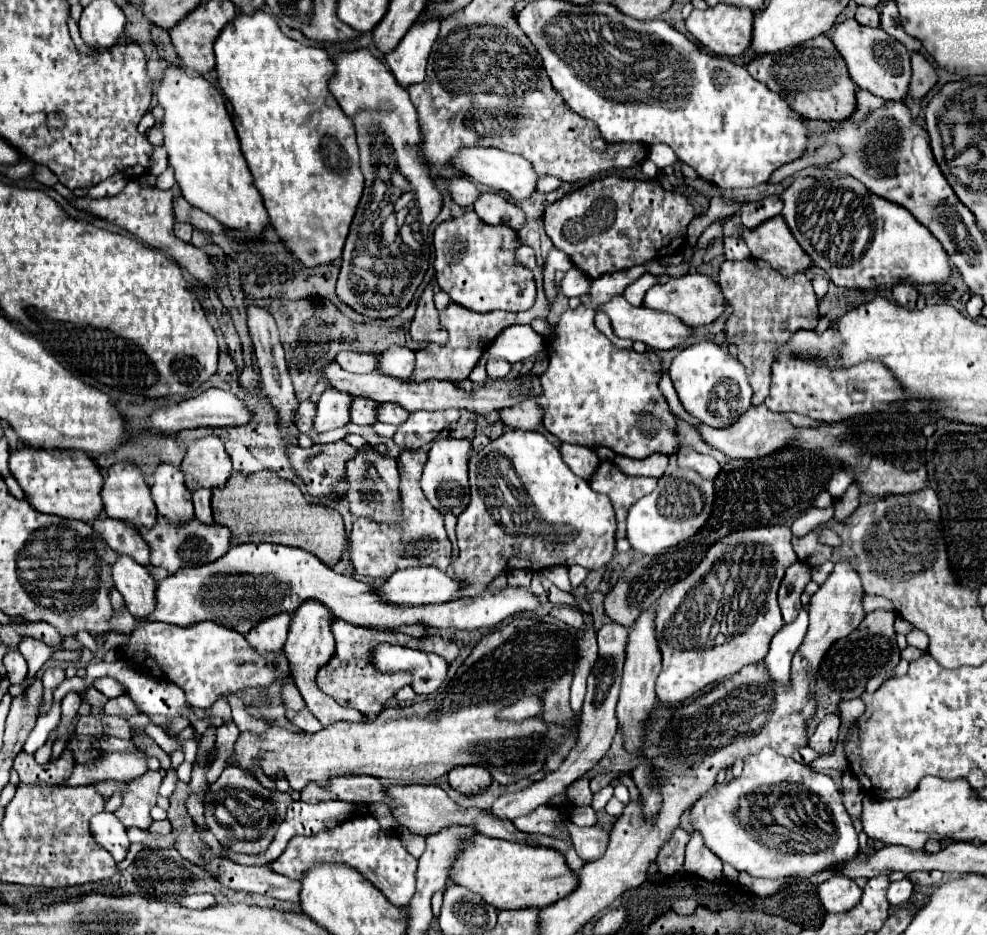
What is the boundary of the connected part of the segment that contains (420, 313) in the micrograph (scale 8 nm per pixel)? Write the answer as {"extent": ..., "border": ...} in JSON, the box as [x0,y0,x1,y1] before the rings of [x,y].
{"extent":[410,284,448,346],"border":[[[428,284],[420,296],[414,322],[410,324],[410,338],[414,342],[434,342],[440,346],[444,346],[448,342],[448,334],[440,326],[440,316],[434,306],[432,284]]]}

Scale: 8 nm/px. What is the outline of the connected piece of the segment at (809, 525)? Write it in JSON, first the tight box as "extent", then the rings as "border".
{"extent":[792,500,836,534],"border":[[[836,500],[832,502],[832,506],[828,506],[828,508],[824,508],[824,510],[810,508],[804,516],[800,516],[800,518],[792,524],[792,532],[794,532],[794,534],[804,534],[804,532],[810,532],[810,530],[818,528],[820,524],[826,524],[826,522],[834,516],[834,504],[836,504]]]}

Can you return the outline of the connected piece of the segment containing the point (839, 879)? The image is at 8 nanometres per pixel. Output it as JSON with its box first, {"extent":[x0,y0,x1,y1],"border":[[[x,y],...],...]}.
{"extent":[818,876,862,912],"border":[[[834,876],[818,886],[818,894],[828,912],[844,912],[858,904],[862,890],[854,880],[846,876]]]}

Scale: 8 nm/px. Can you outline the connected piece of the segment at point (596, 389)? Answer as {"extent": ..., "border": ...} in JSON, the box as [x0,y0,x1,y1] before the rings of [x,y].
{"extent":[536,265,680,460],"border":[[[638,265],[636,268],[626,270],[626,272],[606,274],[598,280],[592,280],[592,286],[590,286],[590,290],[594,292],[592,306],[590,304],[578,306],[574,310],[568,308],[562,314],[562,318],[556,326],[558,334],[554,340],[548,342],[550,364],[548,364],[548,370],[542,374],[542,382],[540,382],[542,394],[536,398],[536,404],[544,410],[544,418],[542,418],[544,428],[550,434],[554,434],[560,442],[580,444],[580,446],[606,446],[606,448],[614,450],[616,454],[628,456],[634,460],[644,460],[652,454],[672,456],[680,450],[676,416],[670,412],[668,402],[658,388],[658,382],[664,374],[662,358],[654,352],[638,354],[632,348],[620,350],[594,326],[596,304],[606,304],[614,296],[624,294],[626,286],[636,282],[646,272],[647,269],[643,265]]]}

